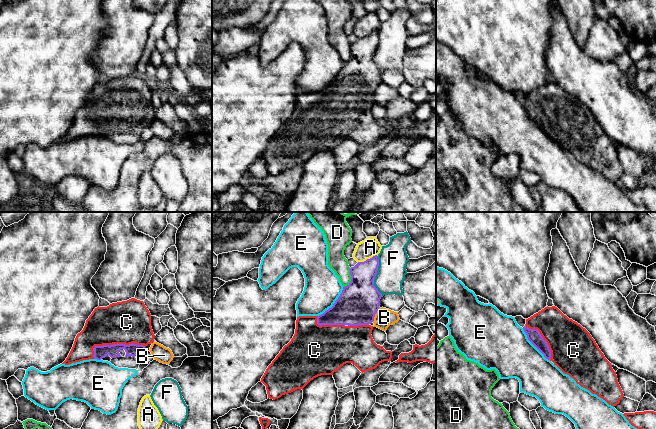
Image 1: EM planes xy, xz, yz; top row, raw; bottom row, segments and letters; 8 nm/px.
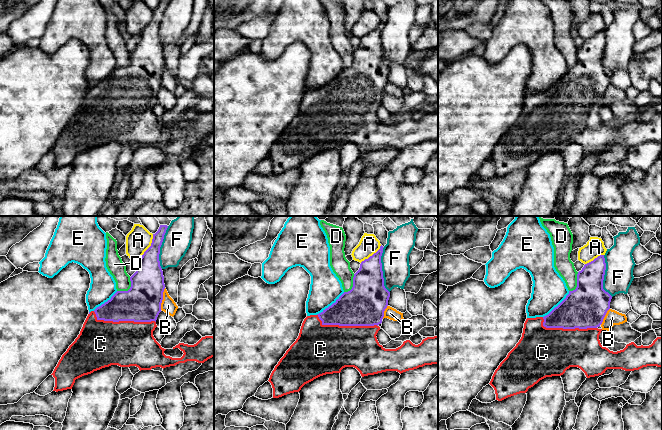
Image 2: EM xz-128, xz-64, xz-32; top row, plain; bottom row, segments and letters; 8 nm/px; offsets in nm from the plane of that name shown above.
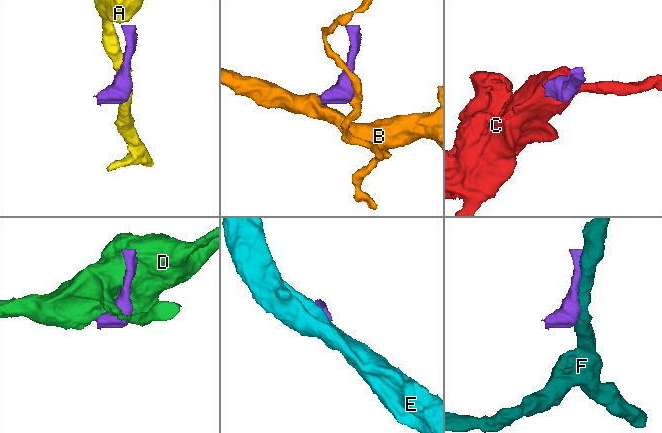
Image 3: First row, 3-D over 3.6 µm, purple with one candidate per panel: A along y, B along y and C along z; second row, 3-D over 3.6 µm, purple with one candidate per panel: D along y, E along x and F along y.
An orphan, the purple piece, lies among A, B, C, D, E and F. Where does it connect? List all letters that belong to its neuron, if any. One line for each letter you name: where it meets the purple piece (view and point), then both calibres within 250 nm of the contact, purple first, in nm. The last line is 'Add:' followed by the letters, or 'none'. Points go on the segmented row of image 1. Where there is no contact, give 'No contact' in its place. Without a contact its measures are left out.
C: Touches purple at xy (115, 344). Thickness 100 nm (purple) against 340 nm
Add: C

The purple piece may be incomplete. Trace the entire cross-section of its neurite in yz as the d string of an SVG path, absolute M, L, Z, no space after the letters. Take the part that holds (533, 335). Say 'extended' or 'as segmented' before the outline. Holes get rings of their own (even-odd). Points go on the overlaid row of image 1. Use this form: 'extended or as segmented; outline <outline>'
extended; outline M545 307L526 319L523 327L528 340L554 363L564 374L573 378L581 387L616 406L624 397L612 364L605 358L590 333L580 324L569 319L557 307Z

